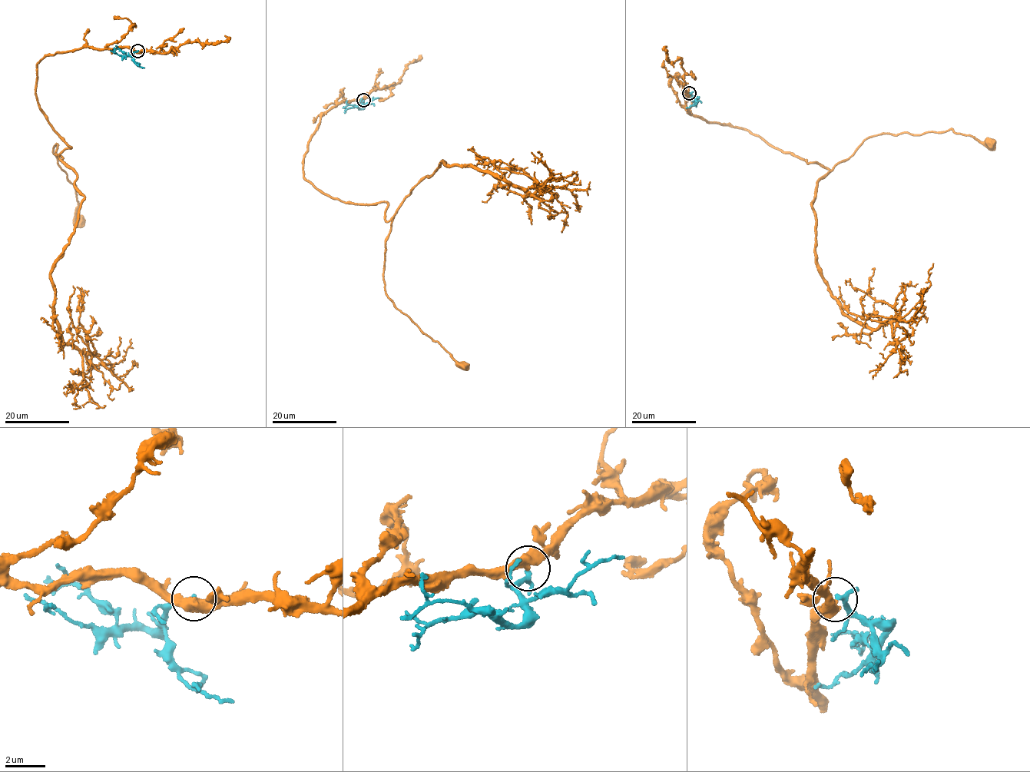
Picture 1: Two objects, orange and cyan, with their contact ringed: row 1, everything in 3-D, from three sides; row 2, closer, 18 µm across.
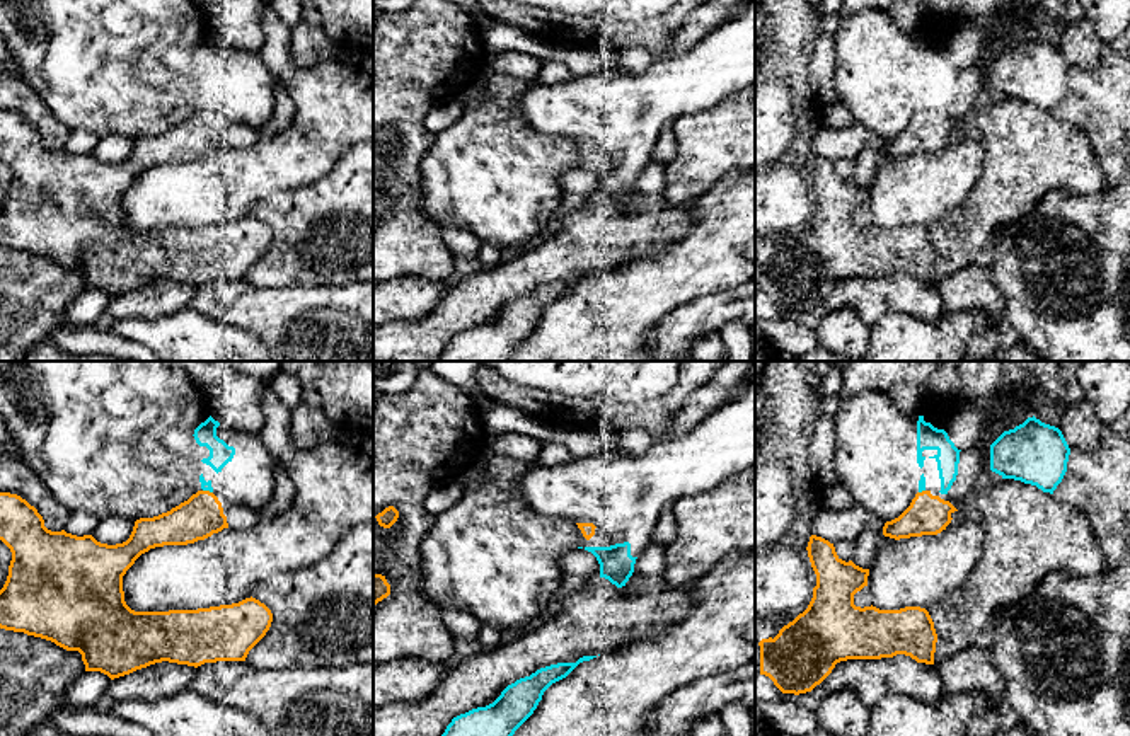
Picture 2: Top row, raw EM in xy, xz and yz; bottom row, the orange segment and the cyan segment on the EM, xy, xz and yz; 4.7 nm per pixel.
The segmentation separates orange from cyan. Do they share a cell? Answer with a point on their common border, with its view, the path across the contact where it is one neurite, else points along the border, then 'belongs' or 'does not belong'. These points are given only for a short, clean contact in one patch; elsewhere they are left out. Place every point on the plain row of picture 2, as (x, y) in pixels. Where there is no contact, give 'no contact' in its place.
xy (208, 109) | does not belong

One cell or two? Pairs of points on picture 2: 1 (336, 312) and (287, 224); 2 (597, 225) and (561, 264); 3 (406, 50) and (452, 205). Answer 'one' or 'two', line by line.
1: two
2: one
3: two

